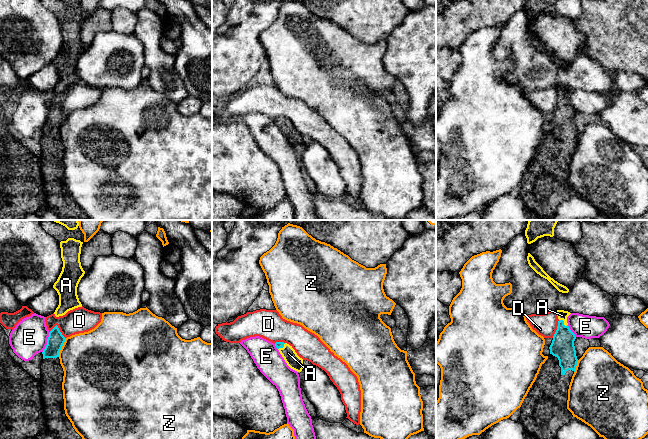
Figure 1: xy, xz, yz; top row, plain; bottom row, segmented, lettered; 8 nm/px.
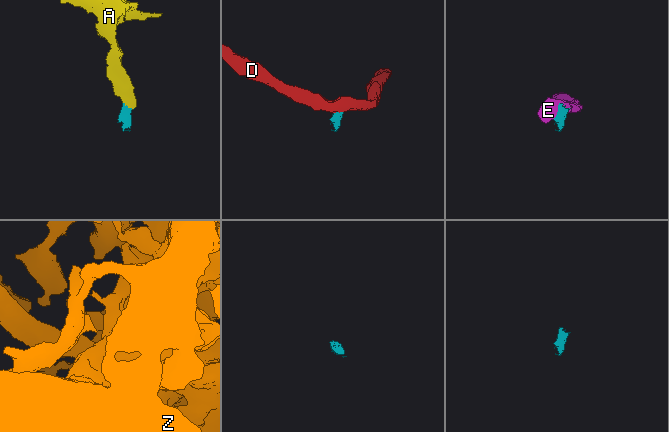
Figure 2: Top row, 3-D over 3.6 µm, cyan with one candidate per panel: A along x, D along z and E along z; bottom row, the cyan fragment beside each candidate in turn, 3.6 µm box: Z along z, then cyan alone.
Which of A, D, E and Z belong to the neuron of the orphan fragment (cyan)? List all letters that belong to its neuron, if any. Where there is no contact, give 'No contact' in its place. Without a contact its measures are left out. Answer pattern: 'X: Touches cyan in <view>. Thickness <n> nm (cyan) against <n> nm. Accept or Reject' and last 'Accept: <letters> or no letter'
A: Touches cyan in yz. Thickness 190 nm (cyan) against 80 nm. Accept
D: Touches cyan in xy. Thickness 140 nm (cyan) against 200 nm. Reject
E: Touches cyan in xy. Thickness 140 nm (cyan) against 280 nm. Reject
Z: Touches cyan in xy. Thickness 140 nm (cyan) against 460 nm. Reject
Accept: A

